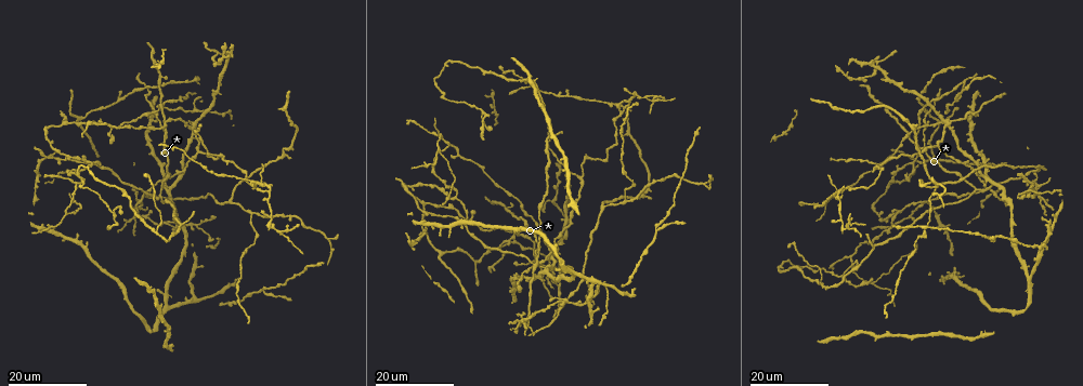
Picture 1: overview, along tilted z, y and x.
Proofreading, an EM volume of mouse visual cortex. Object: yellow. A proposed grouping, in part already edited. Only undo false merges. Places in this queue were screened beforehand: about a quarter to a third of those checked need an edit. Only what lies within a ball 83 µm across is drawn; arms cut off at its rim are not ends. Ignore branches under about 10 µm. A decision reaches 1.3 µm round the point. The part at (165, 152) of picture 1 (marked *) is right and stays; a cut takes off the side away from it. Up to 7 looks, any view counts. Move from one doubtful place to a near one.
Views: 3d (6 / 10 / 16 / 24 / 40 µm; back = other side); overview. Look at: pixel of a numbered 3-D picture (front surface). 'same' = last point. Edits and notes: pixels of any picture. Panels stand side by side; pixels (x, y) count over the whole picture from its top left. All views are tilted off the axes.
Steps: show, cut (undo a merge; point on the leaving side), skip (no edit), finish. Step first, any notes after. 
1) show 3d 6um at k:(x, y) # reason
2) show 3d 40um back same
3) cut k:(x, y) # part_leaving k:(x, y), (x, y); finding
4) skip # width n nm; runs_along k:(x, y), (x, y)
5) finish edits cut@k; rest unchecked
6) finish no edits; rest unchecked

show 3d 16um at 1:(525, 79) # three-way junction

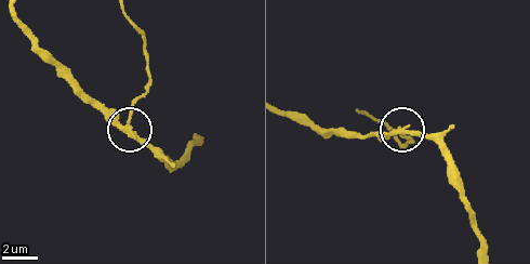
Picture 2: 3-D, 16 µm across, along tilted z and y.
show 3d 6um at 2:(399, 130)

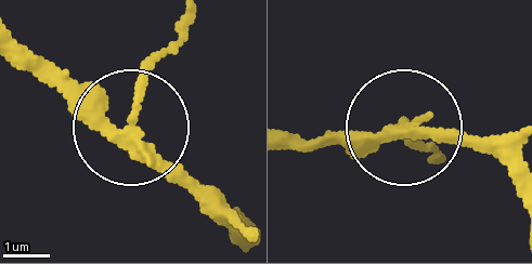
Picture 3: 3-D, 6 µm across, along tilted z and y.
cut 3:(141, 67) # width 210 nm; part_leaving 3:(122, 131), (148, 64), (186, 14); two cells meet here

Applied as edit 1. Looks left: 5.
show overview

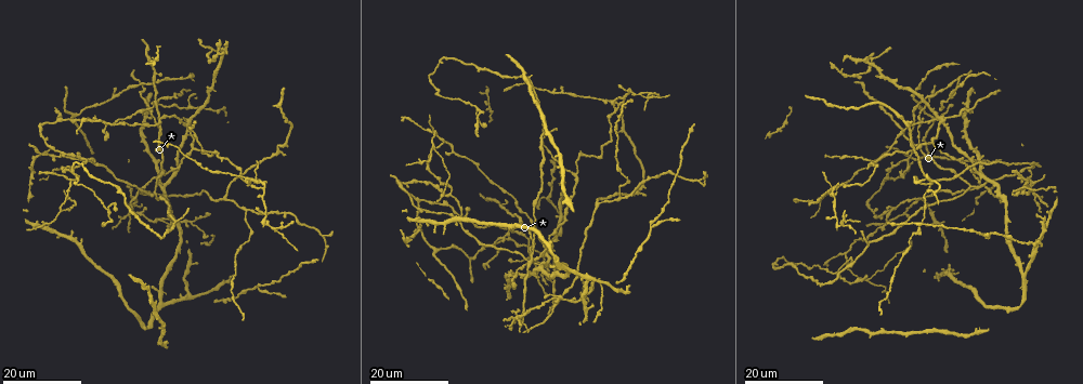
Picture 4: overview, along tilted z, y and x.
show 3d 24um at 4:(246, 210)

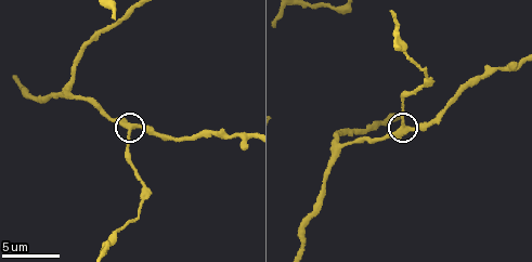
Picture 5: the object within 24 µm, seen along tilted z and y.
show 3d 6um at 5:(403, 125)

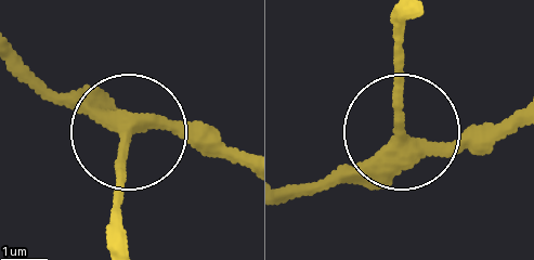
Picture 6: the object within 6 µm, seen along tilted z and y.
skip # arms 3; runs_along 6:(17, 53), (114, 126), (196, 127), (226, 146); all the same cell

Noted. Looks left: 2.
show 3d 24um at 4:(216, 151) # thin arm on a thick one

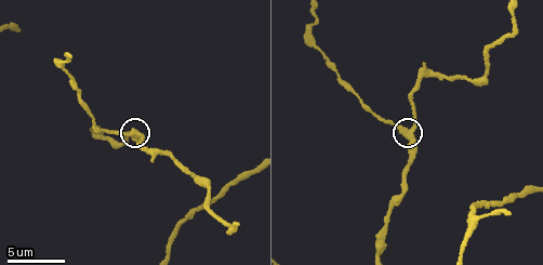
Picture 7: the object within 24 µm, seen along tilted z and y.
show 3d 6um at 7:(409, 129) # closer look

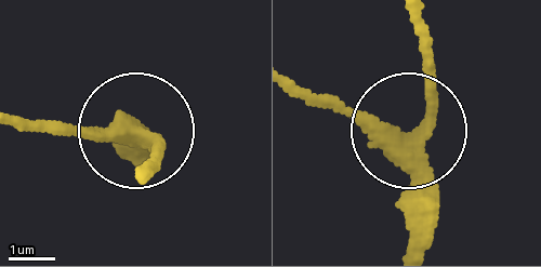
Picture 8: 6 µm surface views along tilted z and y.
skip # arms 3; runs_along 8:(408, 241), (417, 158), (406, 136), (298, 98); continuous, no second cell

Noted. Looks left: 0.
finish edits cut@3; rest unchecked

